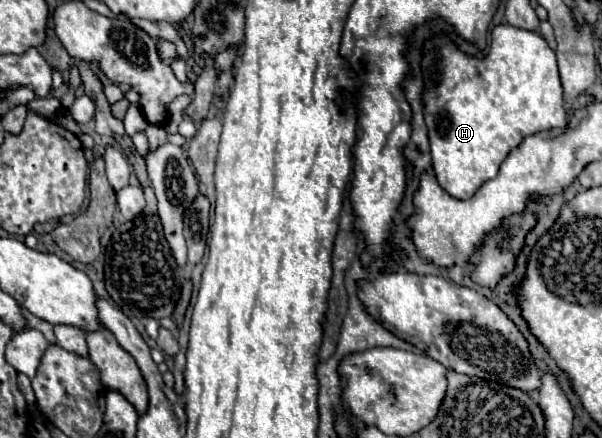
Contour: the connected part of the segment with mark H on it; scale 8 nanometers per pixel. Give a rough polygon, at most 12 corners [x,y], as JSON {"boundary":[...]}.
{"boundary":[[500,24],[474,60],[424,44],[438,184],[458,200],[566,128],[556,54]]}

